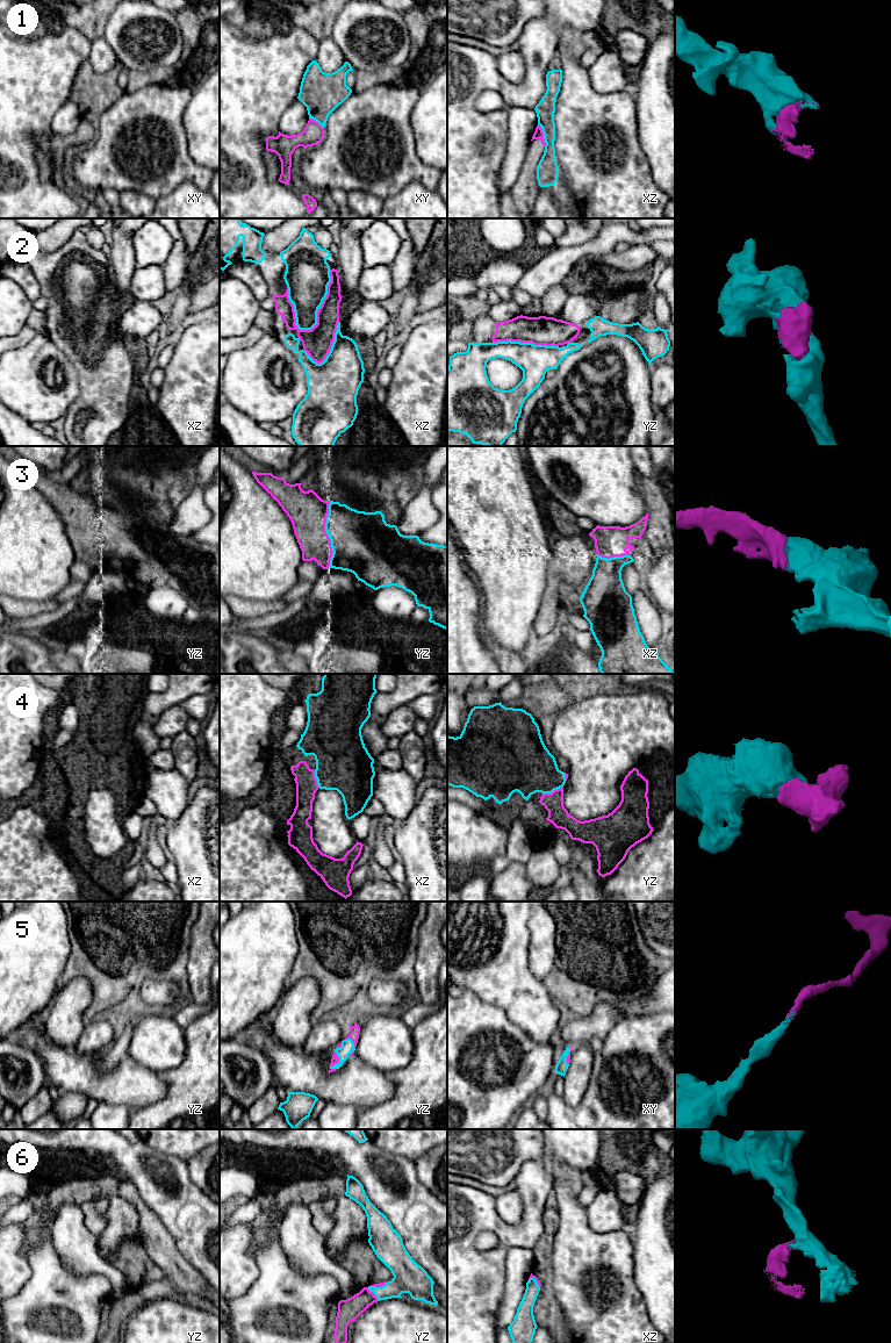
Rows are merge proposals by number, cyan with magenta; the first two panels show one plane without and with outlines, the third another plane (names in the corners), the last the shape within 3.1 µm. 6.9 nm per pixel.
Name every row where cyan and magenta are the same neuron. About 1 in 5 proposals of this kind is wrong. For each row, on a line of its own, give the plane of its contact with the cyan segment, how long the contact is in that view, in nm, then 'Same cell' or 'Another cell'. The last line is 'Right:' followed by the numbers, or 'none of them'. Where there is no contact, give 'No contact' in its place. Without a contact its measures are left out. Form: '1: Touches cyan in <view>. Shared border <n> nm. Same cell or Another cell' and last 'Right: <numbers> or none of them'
1: Touches cyan in xz. Shared border 170 nm. Another cell
2: Touches cyan in xz. Shared border 480 nm. Same cell
3: Touches cyan in yz. Shared border 460 nm. Same cell
4: Touches cyan in yz. Shared border 160 nm. Same cell
5: Touches cyan in yz. Shared border 140 nm. Same cell
6: Touches cyan in yz. Shared border 130 nm. Same cell
Right: 2, 3, 4, 5, 6

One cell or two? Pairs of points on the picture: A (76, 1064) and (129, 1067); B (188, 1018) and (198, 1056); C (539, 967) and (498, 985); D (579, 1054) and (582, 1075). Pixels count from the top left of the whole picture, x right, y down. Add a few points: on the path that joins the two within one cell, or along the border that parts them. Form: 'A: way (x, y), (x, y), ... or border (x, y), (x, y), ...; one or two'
A: way (88, 1077), (91, 1079), (116, 1079); one
B: border (207, 1012), (194, 1019), (184, 1029); two
C: border (530, 942), (529, 969), (541, 981); two
D: way (581, 1058), (581, 1070); one

